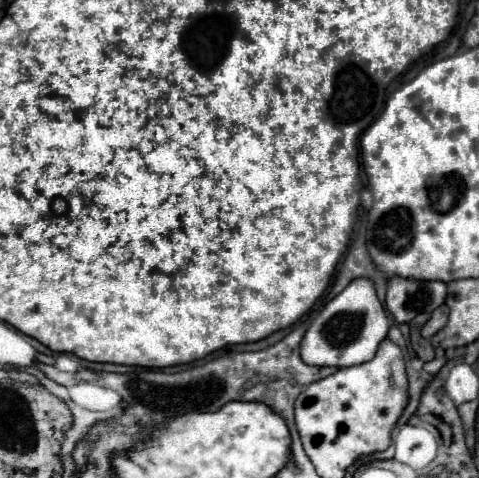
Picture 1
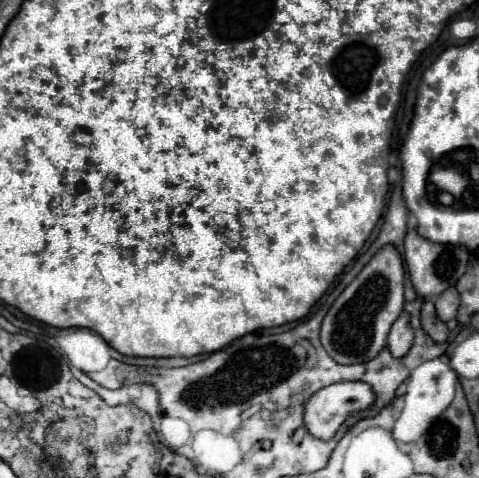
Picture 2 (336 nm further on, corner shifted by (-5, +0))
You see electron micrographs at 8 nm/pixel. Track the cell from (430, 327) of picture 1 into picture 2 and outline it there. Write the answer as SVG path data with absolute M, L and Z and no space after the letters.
M455 287L447 289L447 293L441 293L441 295L437 297L437 301L435 301L437 317L439 317L443 323L455 319L457 309L459 309L459 293L455 291Z

